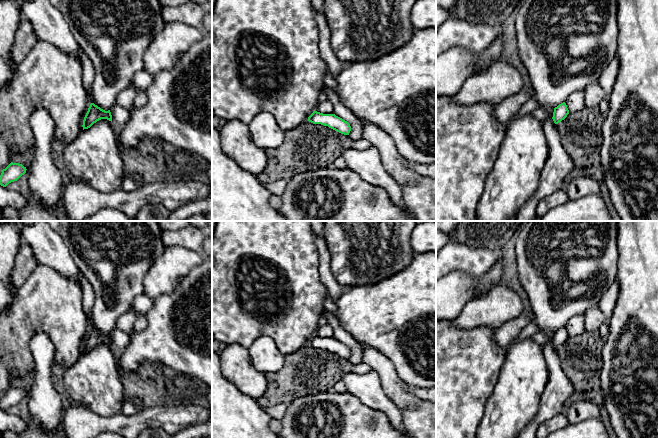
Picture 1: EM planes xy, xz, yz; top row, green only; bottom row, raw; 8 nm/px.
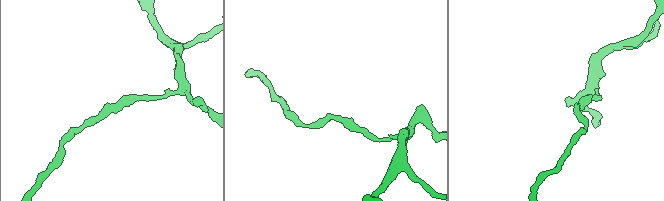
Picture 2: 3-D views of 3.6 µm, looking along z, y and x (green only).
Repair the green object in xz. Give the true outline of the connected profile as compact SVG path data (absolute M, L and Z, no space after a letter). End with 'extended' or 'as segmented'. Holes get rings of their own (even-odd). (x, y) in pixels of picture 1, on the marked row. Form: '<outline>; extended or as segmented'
M314 111L309 117L308 121L313 124L321 124L328 126L329 128L344 134L349 135L351 131L350 124L343 120L342 118L336 116L335 114L323 114L317 111Z; as segmented

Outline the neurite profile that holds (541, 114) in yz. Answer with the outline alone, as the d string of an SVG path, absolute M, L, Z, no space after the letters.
M538 107L535 110L533 110L530 114L536 118L538 121L543 122L547 118L553 117L554 108L542 108Z

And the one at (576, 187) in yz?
M571 176L563 188L566 190L569 199L576 200L584 196L600 192L600 180L593 179L589 176Z

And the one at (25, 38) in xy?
M22 16L11 49L11 58L13 61L17 64L24 61L37 41L38 38L33 31L32 24Z

